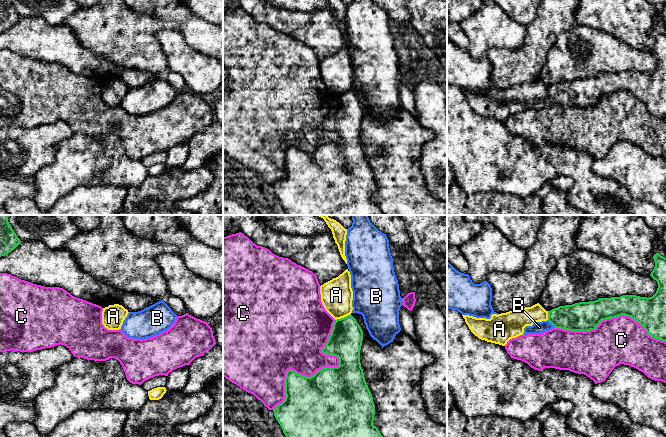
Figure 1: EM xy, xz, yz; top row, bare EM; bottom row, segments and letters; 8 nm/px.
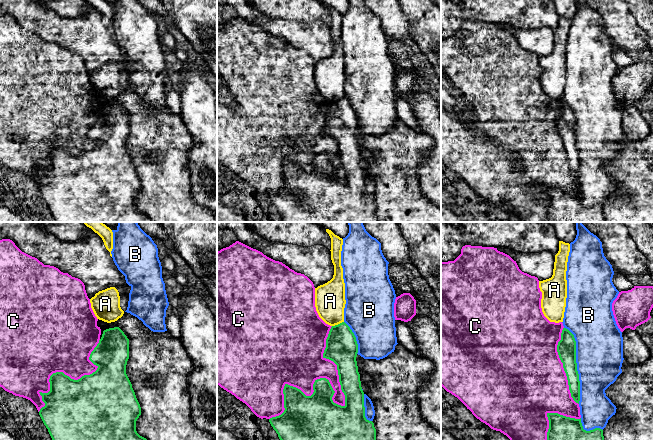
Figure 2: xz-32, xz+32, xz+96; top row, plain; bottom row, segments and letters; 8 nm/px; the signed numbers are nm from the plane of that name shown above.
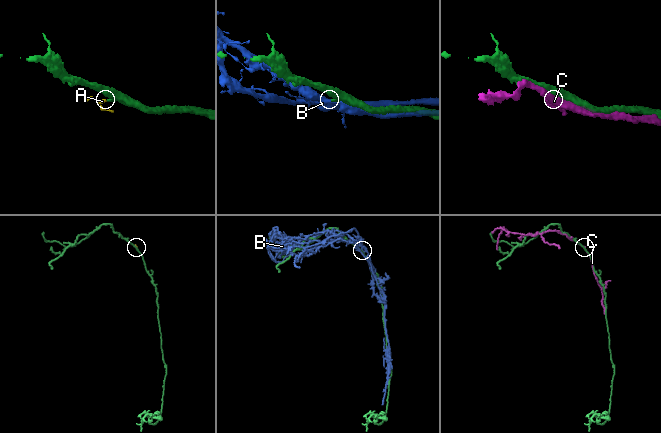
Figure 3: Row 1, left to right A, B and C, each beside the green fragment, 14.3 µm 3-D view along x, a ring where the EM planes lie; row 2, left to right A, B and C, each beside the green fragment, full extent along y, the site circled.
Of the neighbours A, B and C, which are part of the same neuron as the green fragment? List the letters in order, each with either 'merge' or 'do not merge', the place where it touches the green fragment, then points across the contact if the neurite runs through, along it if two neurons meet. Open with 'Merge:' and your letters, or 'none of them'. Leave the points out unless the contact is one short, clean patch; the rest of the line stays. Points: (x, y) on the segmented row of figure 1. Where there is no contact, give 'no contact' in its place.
Merge: none of them
A: do not merge; meets green in xz at (342, 318); border along xz (350, 313), (335, 320)
B: do not merge; meets green in yz at (551, 323)
C: do not merge; meets green in xz at (320, 369)

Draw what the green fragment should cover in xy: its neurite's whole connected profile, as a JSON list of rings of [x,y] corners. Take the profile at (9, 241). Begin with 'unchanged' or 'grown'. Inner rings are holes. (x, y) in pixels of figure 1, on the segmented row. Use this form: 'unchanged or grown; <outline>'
unchanged; [[[0,215],[0,257],[14,250],[20,243],[20,239],[8,222],[9,215]]]

